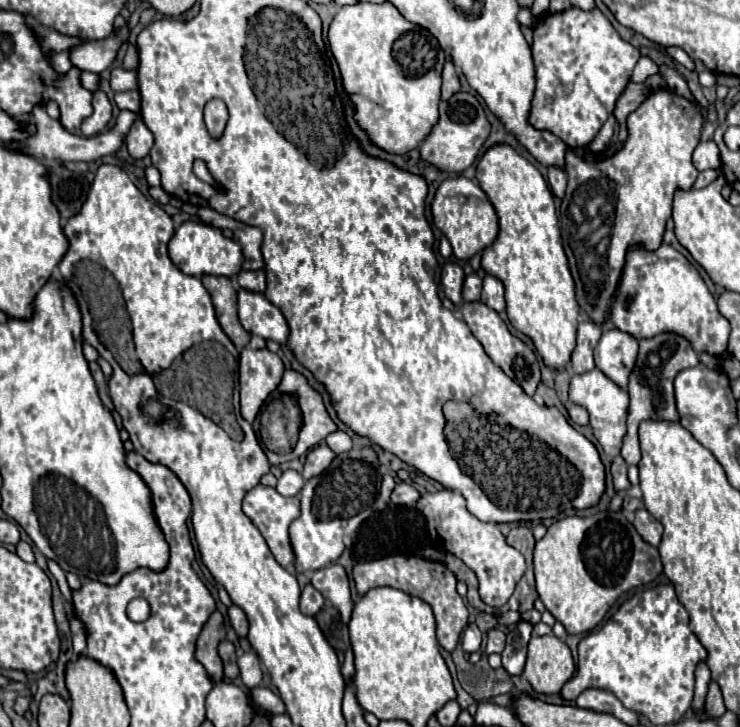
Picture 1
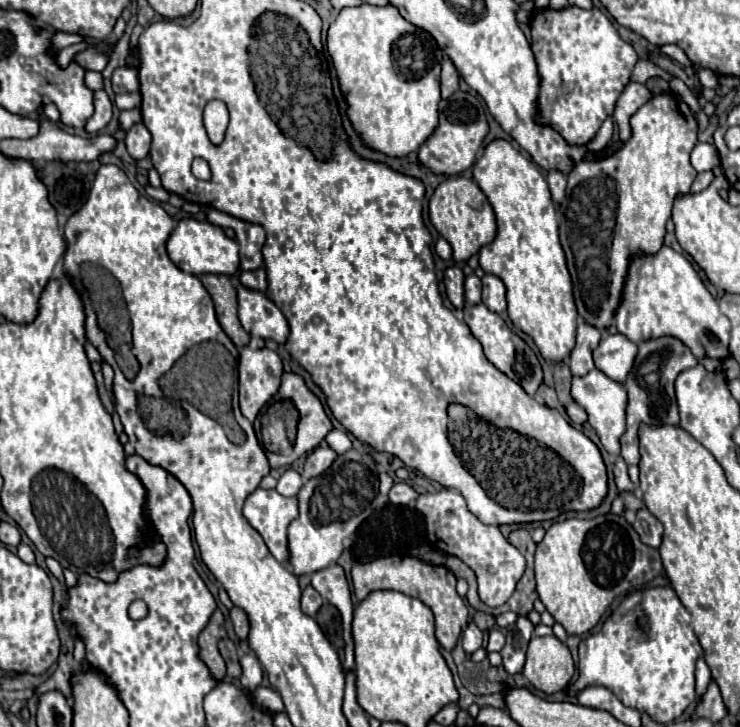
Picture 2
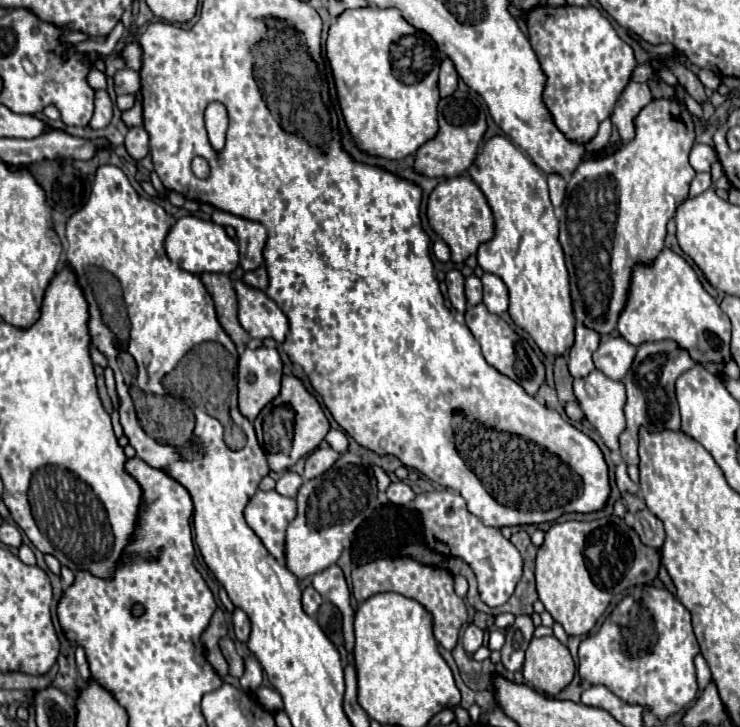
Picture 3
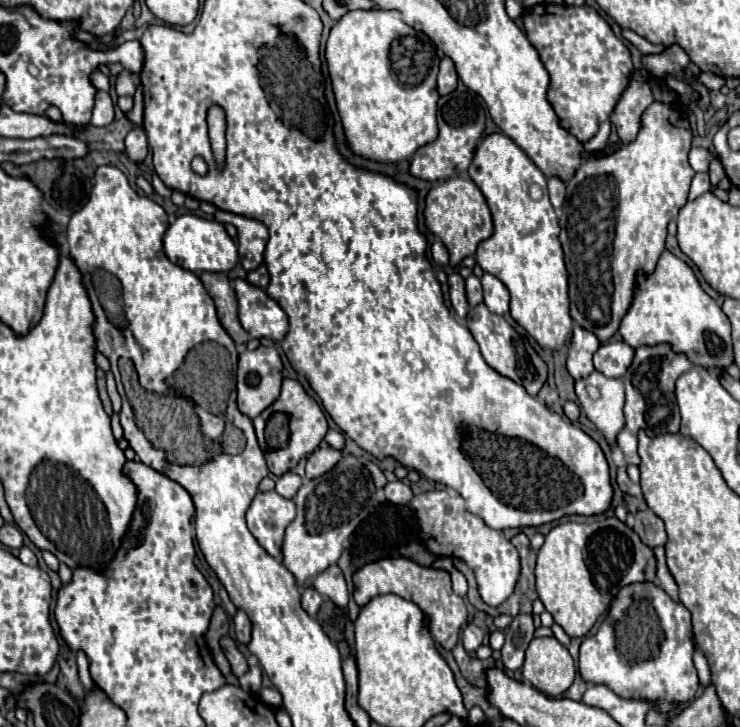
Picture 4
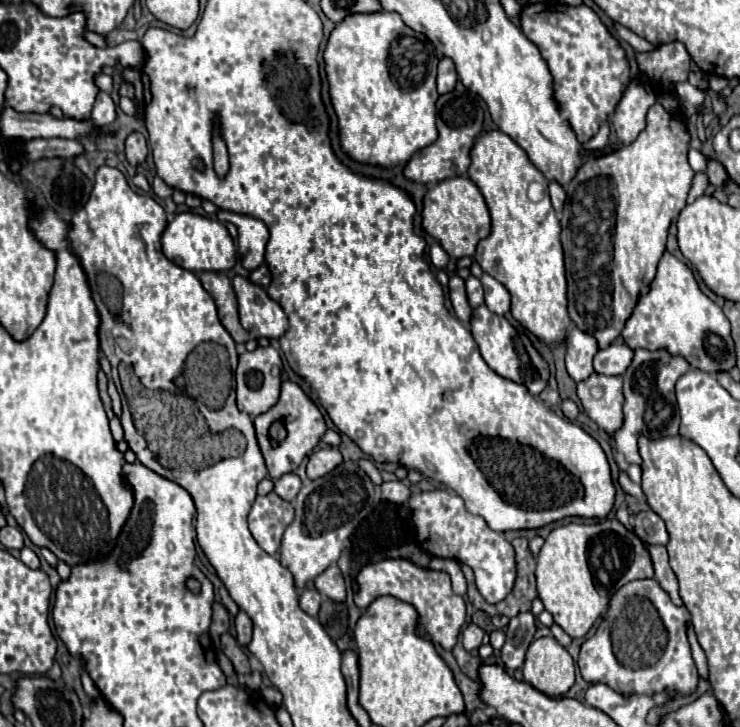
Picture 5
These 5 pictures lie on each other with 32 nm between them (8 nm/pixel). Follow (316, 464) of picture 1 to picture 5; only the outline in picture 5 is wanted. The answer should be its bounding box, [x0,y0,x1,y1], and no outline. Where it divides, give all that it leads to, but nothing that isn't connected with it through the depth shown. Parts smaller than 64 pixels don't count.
[306,446,342,480]

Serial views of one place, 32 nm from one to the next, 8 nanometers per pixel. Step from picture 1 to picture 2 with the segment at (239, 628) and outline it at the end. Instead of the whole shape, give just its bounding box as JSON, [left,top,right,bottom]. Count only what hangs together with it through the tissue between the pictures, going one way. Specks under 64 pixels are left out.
[230,608,248,640]

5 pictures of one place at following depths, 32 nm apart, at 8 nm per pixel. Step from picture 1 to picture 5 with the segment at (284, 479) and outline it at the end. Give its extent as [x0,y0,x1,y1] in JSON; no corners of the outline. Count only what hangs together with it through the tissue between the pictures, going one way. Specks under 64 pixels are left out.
[274,474,302,502]

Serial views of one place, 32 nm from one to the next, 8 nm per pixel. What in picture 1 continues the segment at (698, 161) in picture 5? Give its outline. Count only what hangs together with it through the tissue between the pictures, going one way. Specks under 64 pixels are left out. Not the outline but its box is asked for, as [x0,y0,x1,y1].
[694,140,720,170]

